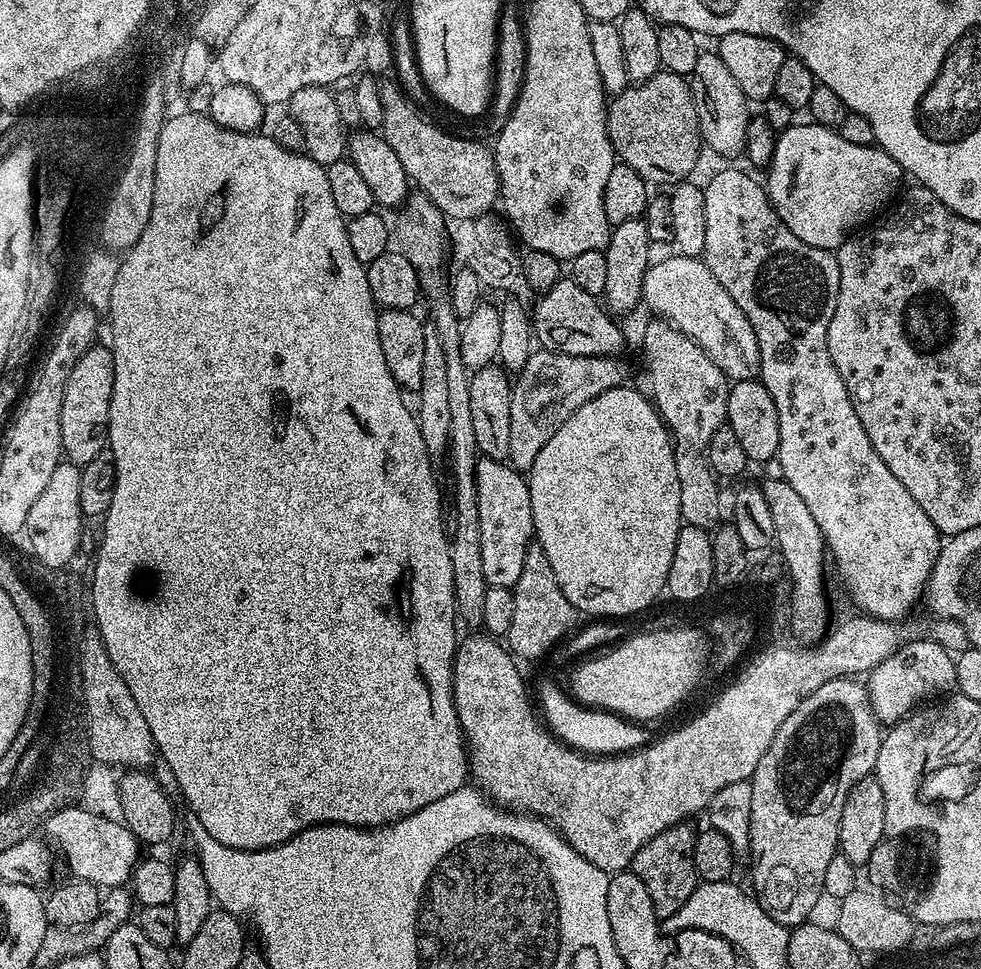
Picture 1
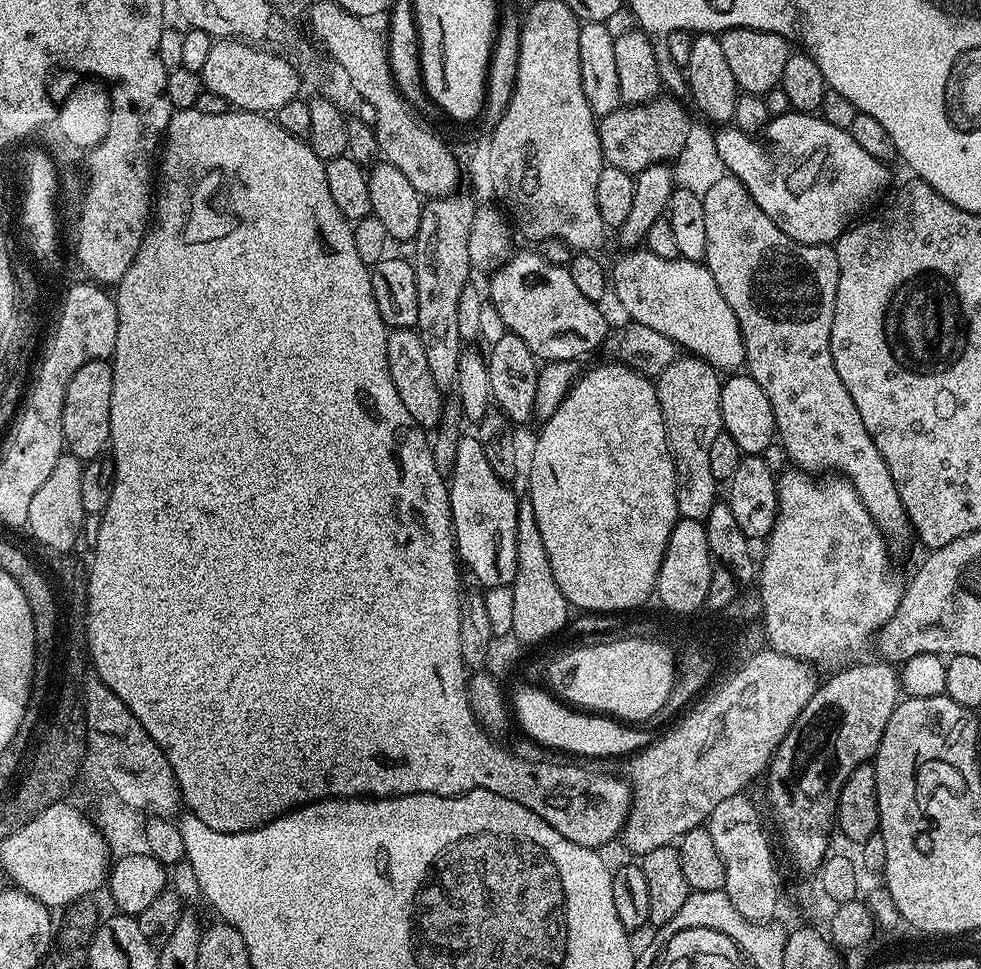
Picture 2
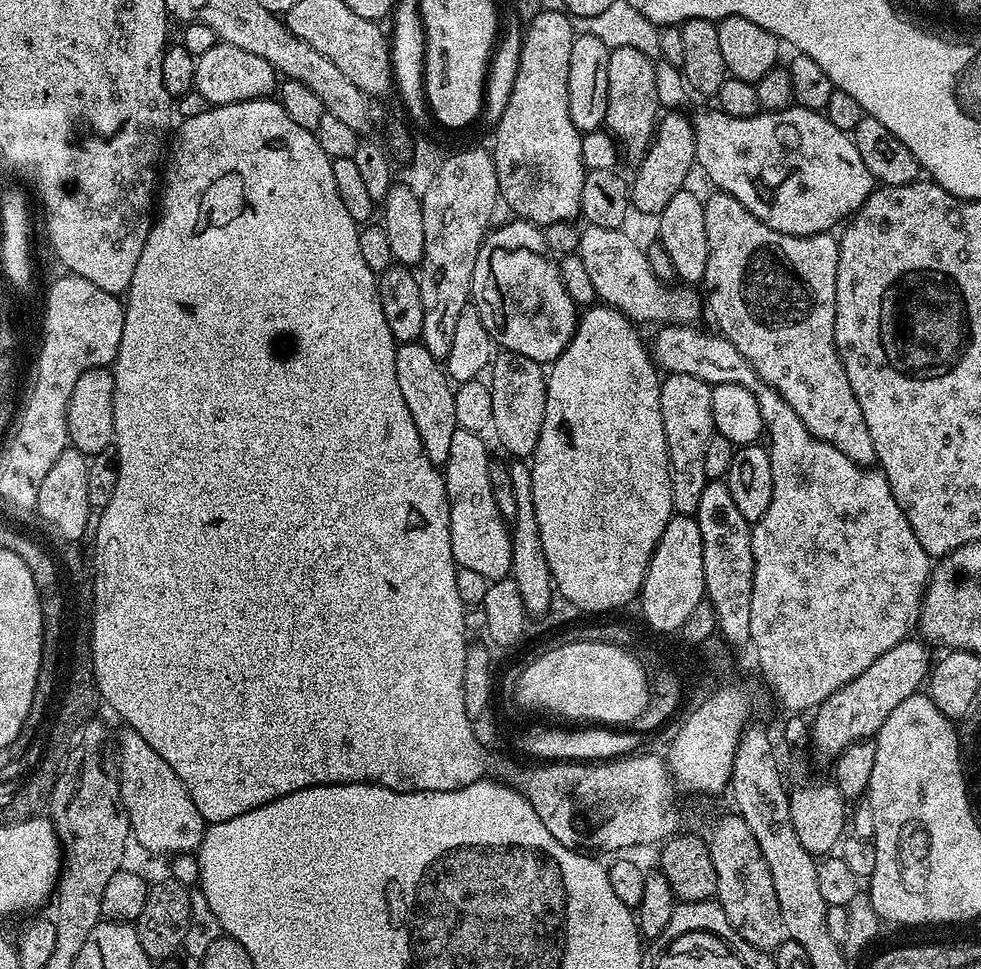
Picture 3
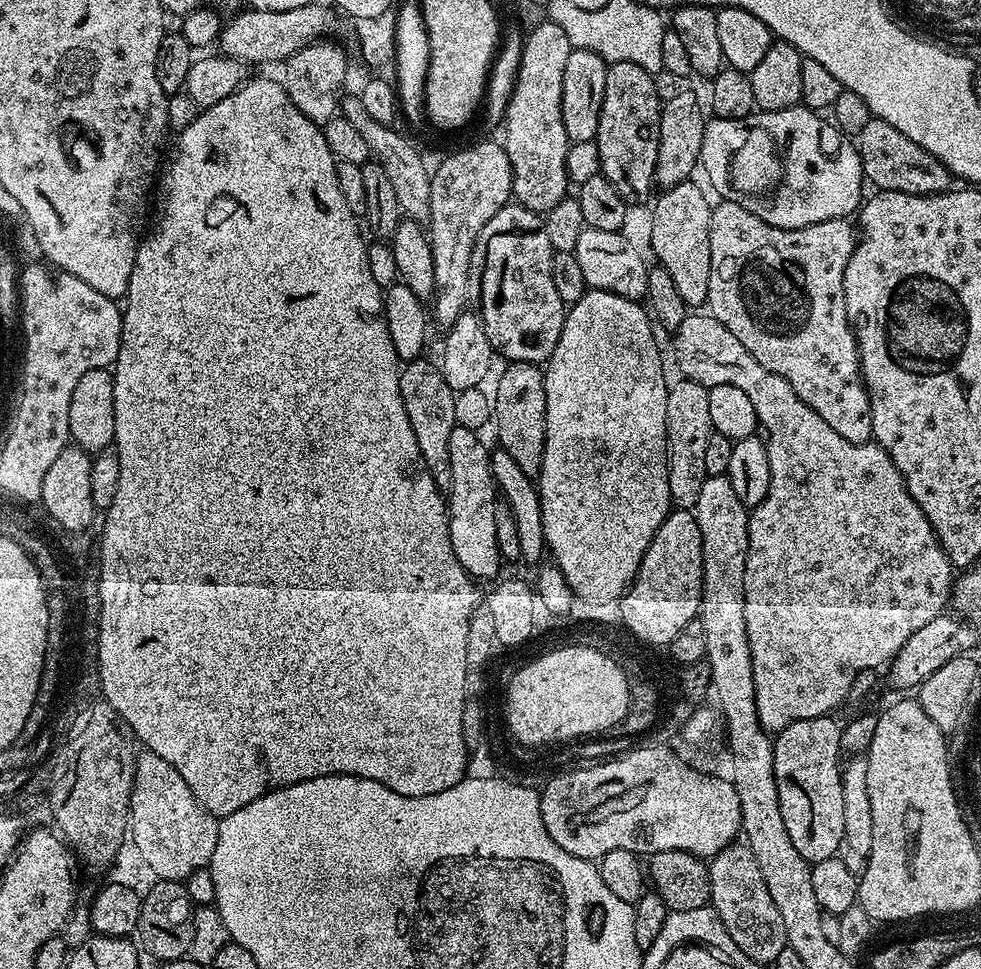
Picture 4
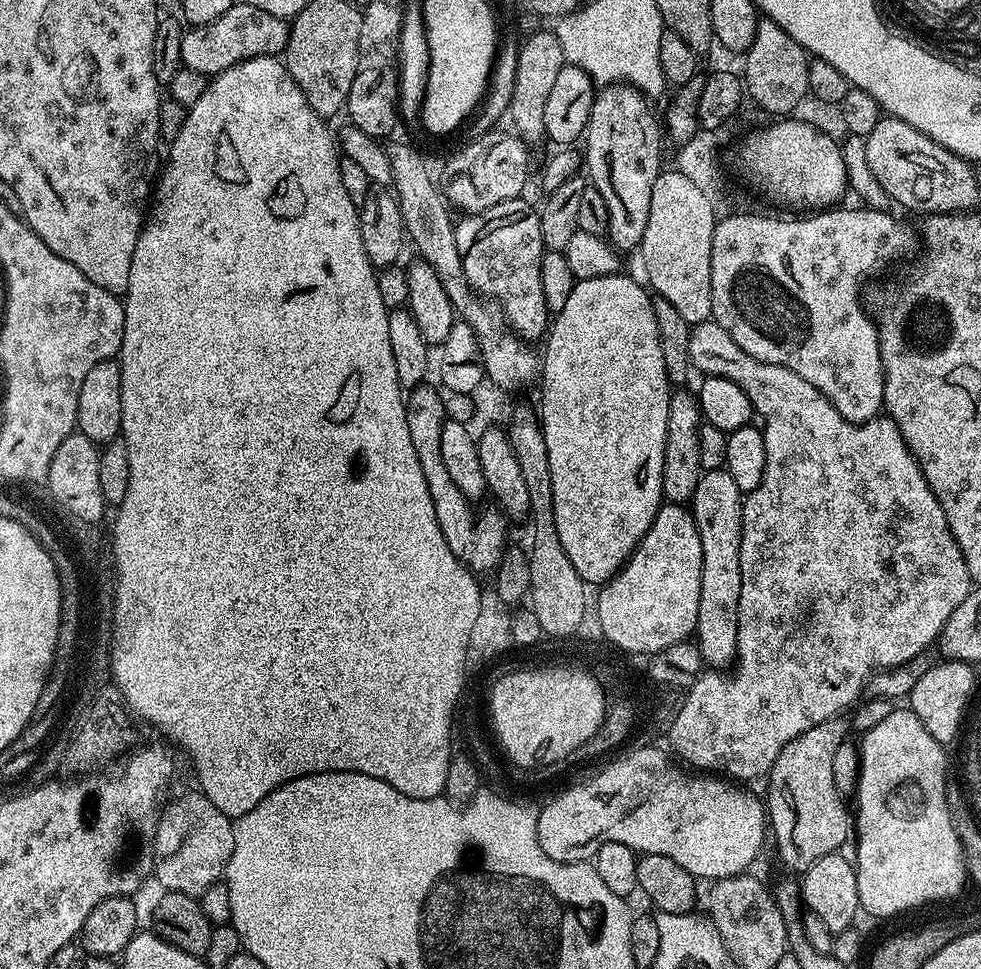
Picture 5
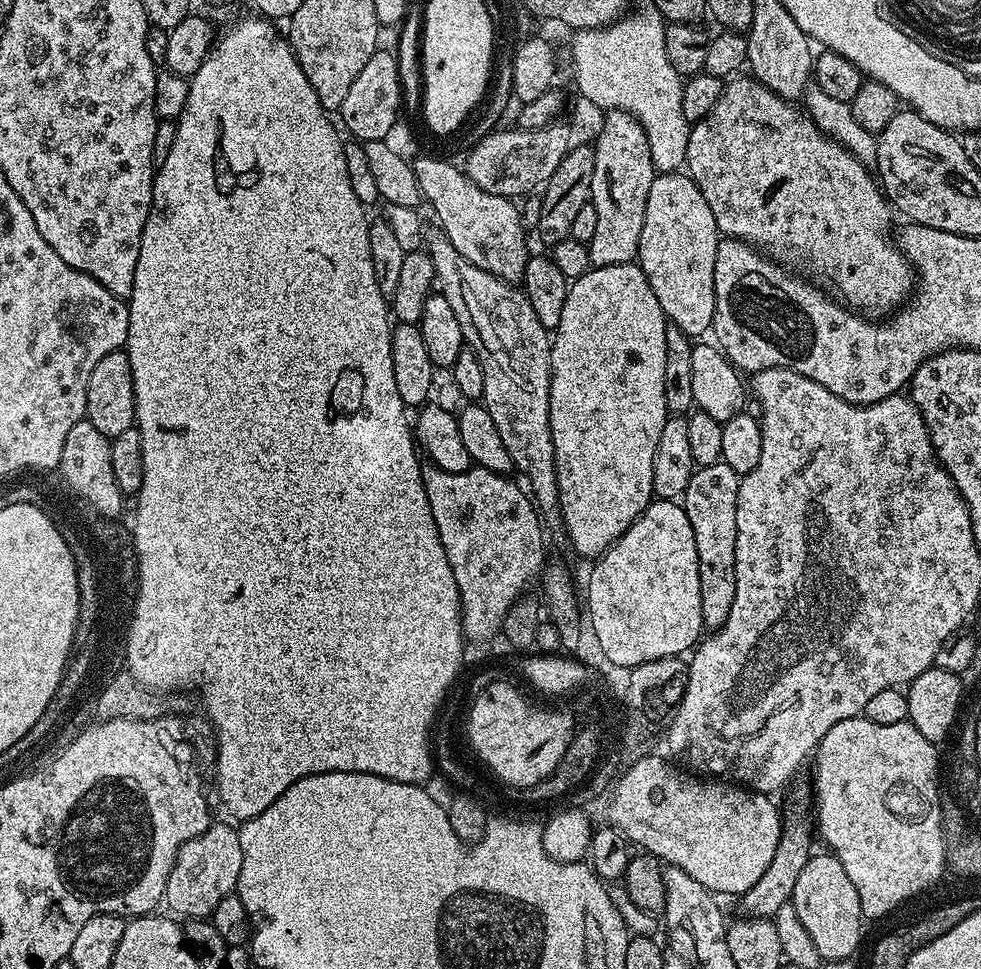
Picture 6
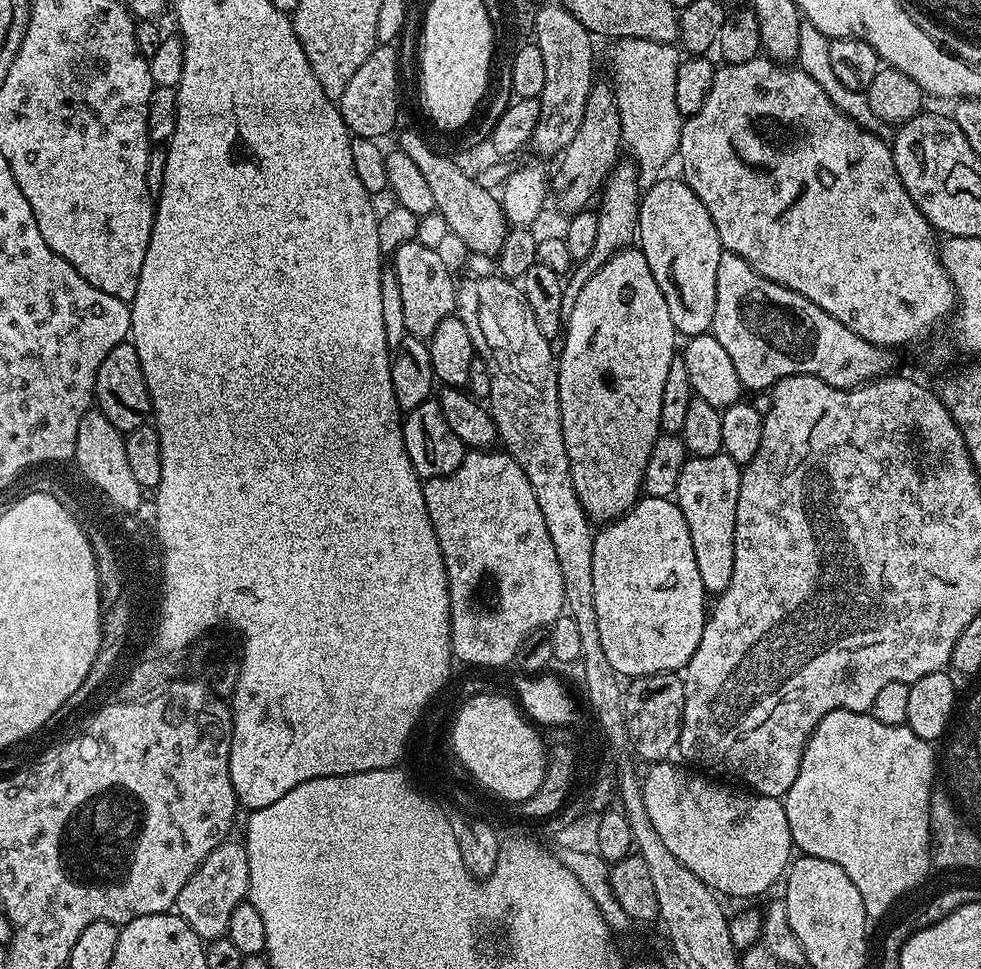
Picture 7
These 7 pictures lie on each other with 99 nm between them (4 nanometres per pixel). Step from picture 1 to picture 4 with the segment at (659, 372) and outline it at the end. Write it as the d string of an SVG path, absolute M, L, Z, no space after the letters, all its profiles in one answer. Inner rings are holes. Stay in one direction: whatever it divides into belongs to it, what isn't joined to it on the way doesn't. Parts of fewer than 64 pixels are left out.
M677 379L666 398L666 434L668 435L668 481L670 498L680 510L695 509L702 482L706 482L706 446L713 432L710 422L708 389L693 380Z

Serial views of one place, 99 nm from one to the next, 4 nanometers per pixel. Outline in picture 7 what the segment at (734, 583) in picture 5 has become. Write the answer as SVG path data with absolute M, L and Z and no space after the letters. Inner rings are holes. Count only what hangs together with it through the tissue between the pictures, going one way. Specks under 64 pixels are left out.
M721 451L713 456L694 456L685 460L682 474L678 474L674 499L686 518L686 526L690 526L694 562L698 562L698 575L708 594L724 592L734 578L734 530L741 471L741 465Z

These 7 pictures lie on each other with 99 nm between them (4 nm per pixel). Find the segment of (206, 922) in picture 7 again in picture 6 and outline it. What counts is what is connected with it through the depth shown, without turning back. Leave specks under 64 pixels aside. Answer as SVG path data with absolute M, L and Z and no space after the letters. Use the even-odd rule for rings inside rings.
M214 822L198 838L187 840L180 848L164 891L166 904L177 917L211 917L214 906L235 893L238 874L242 874L242 842L239 831L228 824Z

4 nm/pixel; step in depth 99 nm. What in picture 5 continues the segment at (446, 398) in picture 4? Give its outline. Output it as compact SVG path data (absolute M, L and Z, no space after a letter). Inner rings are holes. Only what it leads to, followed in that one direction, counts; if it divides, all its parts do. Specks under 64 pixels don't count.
M429 386L411 389L406 396L406 422L410 426L410 439L414 442L414 454L418 454L418 466L422 466L422 478L426 478L426 486L430 490L430 498L434 498L434 514L438 518L438 526L442 526L442 538L446 538L446 546L450 546L453 554L474 574L491 573L497 569L500 559L509 543L508 526L510 520L504 512L495 507L488 508L476 520L473 501L468 500L454 486L454 478L446 471L446 462L442 462L442 426L446 415L444 412L444 396L436 393Z

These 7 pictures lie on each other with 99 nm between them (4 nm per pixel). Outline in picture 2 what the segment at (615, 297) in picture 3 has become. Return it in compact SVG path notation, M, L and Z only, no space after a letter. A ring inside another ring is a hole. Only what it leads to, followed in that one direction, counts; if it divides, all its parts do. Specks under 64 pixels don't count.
M628 250L610 264L610 288L629 321L666 334L685 353L705 360L724 374L745 367L738 318L730 310L707 264L698 260L667 260L647 250Z

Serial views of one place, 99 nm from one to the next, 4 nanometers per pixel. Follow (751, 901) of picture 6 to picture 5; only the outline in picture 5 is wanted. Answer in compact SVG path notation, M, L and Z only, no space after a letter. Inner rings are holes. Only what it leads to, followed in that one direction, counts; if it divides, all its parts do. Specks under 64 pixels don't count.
M843 715L830 718L826 722L818 722L798 738L786 742L782 746L782 754L774 762L774 766L766 777L768 796L766 795L766 820L770 825L770 836L776 839L776 856L789 868L792 874L802 874L818 858L826 858L826 854L839 852L850 840L850 810L844 806L840 797L840 788L836 785L836 755L840 752L840 743L850 733L850 724Z

